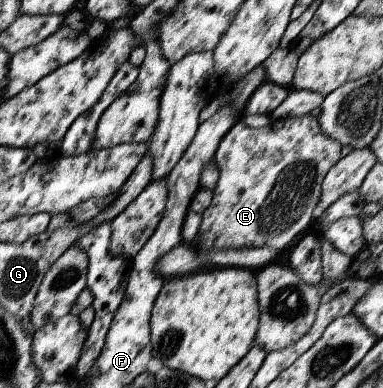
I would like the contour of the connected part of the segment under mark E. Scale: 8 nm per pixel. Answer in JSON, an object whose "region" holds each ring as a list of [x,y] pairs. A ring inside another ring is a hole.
{"region":[[[304,114],[280,118],[266,126],[251,128],[239,119],[221,139],[214,154],[219,180],[213,189],[211,204],[201,215],[198,242],[193,244],[201,254],[213,250],[243,250],[245,248],[273,248],[282,252],[295,245],[299,234],[305,235],[314,227],[314,208],[322,193],[325,175],[341,160],[341,144],[327,138],[319,128],[318,117]]]}

